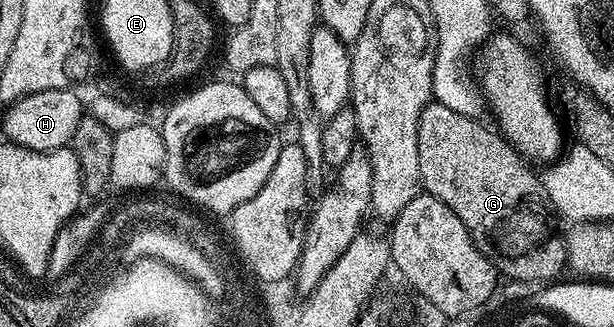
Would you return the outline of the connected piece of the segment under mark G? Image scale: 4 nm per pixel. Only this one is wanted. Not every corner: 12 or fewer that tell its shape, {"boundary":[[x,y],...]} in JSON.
{"boundary":[[435,99],[423,192],[509,282],[551,282],[566,241],[532,206],[535,168]]}

